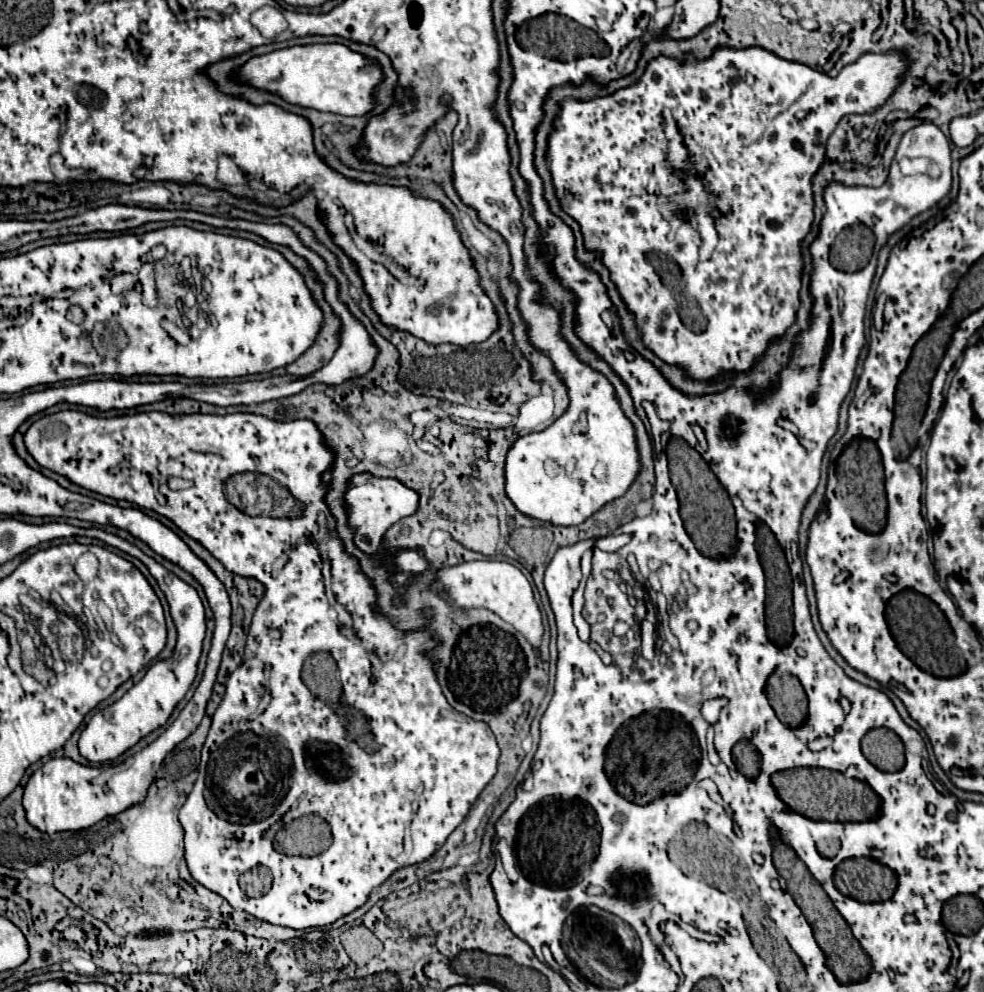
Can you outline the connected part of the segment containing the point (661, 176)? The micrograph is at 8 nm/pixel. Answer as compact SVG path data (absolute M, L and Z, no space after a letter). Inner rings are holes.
M715 47L713 55L707 57L707 59L679 61L675 57L659 55L657 59L647 63L647 69L645 69L643 77L635 85L617 89L615 93L605 95L605 97L597 97L597 99L563 99L559 103L559 113L553 119L553 131L547 137L547 163L549 163L551 177L553 177L555 191L558 197L561 198L569 194L573 196L566 212L579 223L585 249L601 255L601 261L609 269L611 281L615 283L623 303L635 315L635 325L641 333L643 345L651 353L655 353L661 361L665 361L669 365L681 367L685 377L689 377L693 381L713 383L723 373L733 373L735 377L741 377L745 371L749 371L753 365L757 365L761 361L763 353L767 351L767 347L773 341L777 341L785 335L785 331L795 323L797 311L801 307L799 291L801 291L803 271L791 271L791 267L779 267L779 263L775 263L775 267L771 267L771 259L773 257L783 257L783 251L793 251L793 253L801 251L803 239L811 231L813 207L815 207L813 191L811 191L811 179L819 171L819 167L823 165L823 159L825 159L825 153L827 153L827 139L833 133L833 129L837 127L839 119L847 113L869 113L869 111L875 111L877 107L881 107L887 101L887 97L893 93L893 89L899 85L899 75L905 73L907 65L909 63L895 51L879 53L879 55L867 53L859 61L855 61L853 65L847 65L837 77L827 77L825 73L819 73L819 71L815 71L815 69L803 65L803 63L779 59L779 55L775 55L773 51L767 51L763 47L743 47L739 51L735 51L735 47ZM747 73L752 73L755 77L753 86L749 86L743 79ZM663 107L669 107L673 111L673 117L675 117L681 133L685 135L685 145L689 149L689 161L693 165L691 173L705 175L703 177L705 187L711 189L717 195L717 203L725 211L725 215L717 217L717 231L719 231L721 239L719 239L719 243L717 243L709 261L699 261L697 247L701 245L701 235L699 235L697 223L693 219L693 213L687 211L687 221L677 231L671 231L669 223L665 221L665 217L661 215L661 211L657 207L657 197L659 195L669 197L669 195L675 195L679 191L685 191L685 181L679 175L675 175L675 169L669 165L669 159L667 159L667 139L665 139L663 115L661 115ZM765 257L769 257L767 267L763 267Z

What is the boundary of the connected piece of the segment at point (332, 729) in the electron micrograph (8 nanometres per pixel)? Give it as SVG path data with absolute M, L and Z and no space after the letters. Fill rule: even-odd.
M59 411L35 421L29 427L29 431L23 435L23 441L29 455L41 467L51 469L67 477L71 483L95 491L99 495L113 497L117 501L129 501L143 509L151 509L167 517L185 535L201 543L217 561L223 563L225 569L241 571L239 575L253 577L265 587L263 599L255 609L253 623L247 635L243 663L231 673L227 681L225 697L213 715L213 723L201 751L199 777L185 805L179 811L179 821L185 829L185 861L197 883L219 893L223 899L227 899L231 907L247 911L261 921L291 927L291 929L325 927L349 915L357 907L361 907L367 901L369 893L375 887L379 887L393 871L429 859L445 843L451 831L465 819L471 803L479 797L483 787L495 775L499 747L495 743L491 729L485 723L475 723L463 713L457 713L443 697L443 691L431 669L429 651L435 647L435 641L431 641L431 633L415 631L401 635L385 619L377 617L371 609L371 603L375 601L371 581L361 571L357 559L346 553L338 535L333 535L326 543L331 563L331 589L337 601L353 617L353 639L339 635L337 613L333 611L333 607L327 603L325 597L325 585L321 575L323 557L315 541L319 537L321 527L329 527L329 529L335 527L335 521L329 515L327 505L323 503L325 489L319 481L319 475L331 465L333 455L321 443L321 433L311 421L301 419L293 423L279 423L251 413L233 413L225 417L195 413L195 415L173 417L167 413L149 411L149 413L119 415L119 417L93 417L83 411ZM245 471L265 473L275 481L279 481L283 487L287 487L293 499L301 503L303 507L301 515L279 517L279 519L249 517L239 509L235 509L225 499L221 483L231 475ZM169 475L191 479L193 485L187 491L175 491L173 497L167 497L165 493L163 495L165 503L159 503L155 493L155 481L159 483L159 491L163 491L161 485ZM371 647L379 651L377 655L379 663L371 663L371 653L369 653ZM399 649L403 651L403 657L395 659L395 651ZM319 651L331 653L333 659L337 661L341 669L341 683L343 683L341 707L347 705L365 717L373 735L375 751L367 751L357 741L345 737L343 715L337 713L337 707L331 707L315 698L303 685L301 665L309 655ZM309 741L325 741L325 743L309 743ZM331 743L335 743L345 753L345 765L351 769L351 775L343 783L327 781L327 777L339 779L339 775L343 775L339 763L341 757L333 759ZM205 773L207 775L237 773L237 787L241 795L239 797L229 797L229 793L227 797L219 795L213 797L215 805L209 805L221 819L205 803L203 797ZM259 799L265 805L267 819L247 823L253 817L261 817L257 809L251 809L255 805L249 805L251 801L255 803ZM279 807L283 807L283 815L275 813L279 811ZM301 815L313 817L313 839L307 839L307 843L293 843L293 839L281 839L279 843L275 843L275 849L279 851L277 853L273 849L275 833L287 821ZM287 855L315 855L315 857L287 857Z

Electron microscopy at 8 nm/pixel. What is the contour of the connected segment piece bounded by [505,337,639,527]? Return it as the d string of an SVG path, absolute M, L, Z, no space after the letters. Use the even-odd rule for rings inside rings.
M561 337L557 343L547 343L547 354L567 387L569 407L547 429L519 437L511 445L505 461L505 491L523 515L559 527L577 527L605 503L621 497L637 477L635 429L623 415L611 383L579 363ZM597 463L605 463L607 469L603 483L593 477ZM547 465L557 465L557 469L549 471Z

